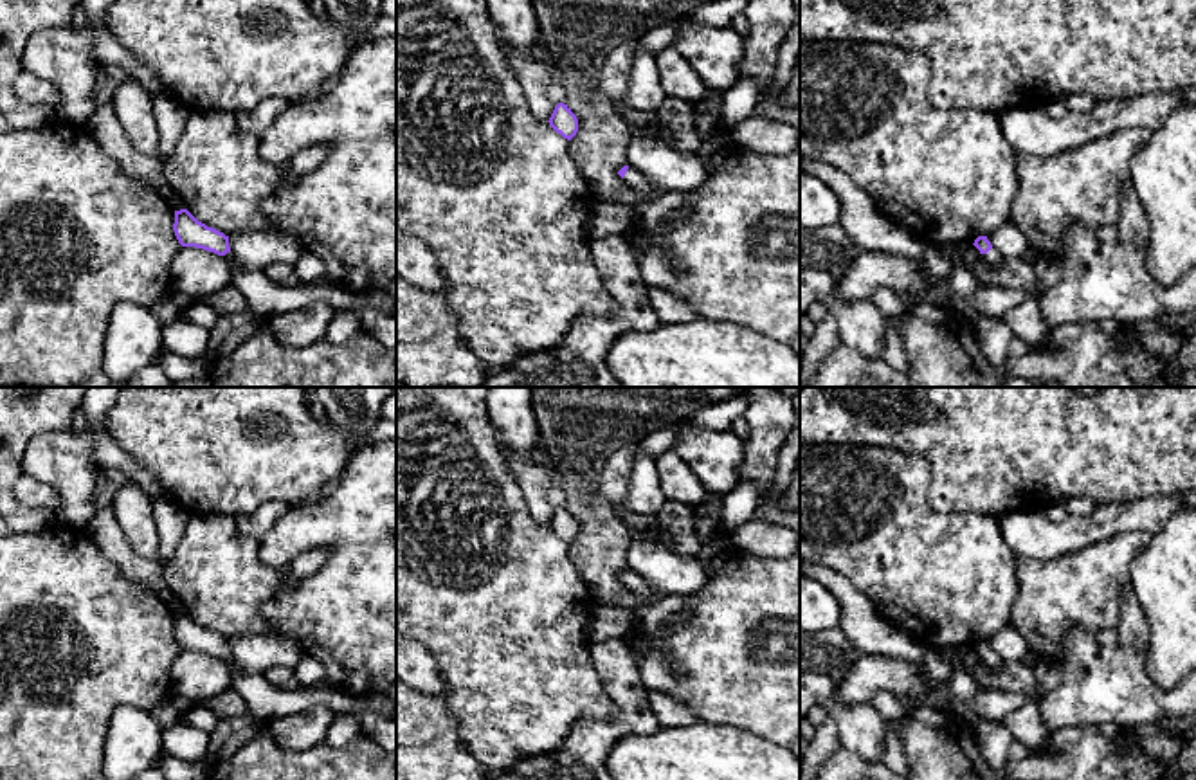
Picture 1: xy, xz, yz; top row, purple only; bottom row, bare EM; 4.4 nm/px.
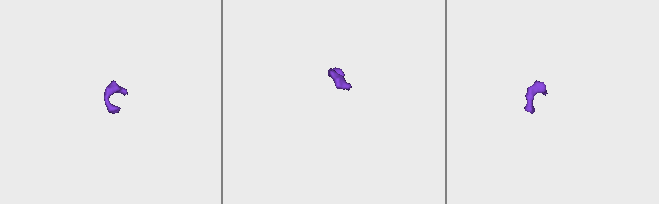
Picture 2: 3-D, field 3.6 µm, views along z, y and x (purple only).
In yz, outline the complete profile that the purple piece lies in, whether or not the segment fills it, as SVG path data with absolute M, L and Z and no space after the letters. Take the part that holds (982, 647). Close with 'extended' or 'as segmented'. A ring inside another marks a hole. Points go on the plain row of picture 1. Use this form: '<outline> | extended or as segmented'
M978 639L973 648L980 654L982 663L992 672L1007 661L1005 654L992 650L987 639Z | extended

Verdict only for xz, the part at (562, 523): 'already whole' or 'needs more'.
already whole

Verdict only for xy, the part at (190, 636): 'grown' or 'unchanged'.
grown

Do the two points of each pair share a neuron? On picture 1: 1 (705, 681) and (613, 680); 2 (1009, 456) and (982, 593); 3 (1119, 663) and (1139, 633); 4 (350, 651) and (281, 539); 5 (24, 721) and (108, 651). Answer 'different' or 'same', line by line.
1: different
2: different
3: different
4: same
5: same

